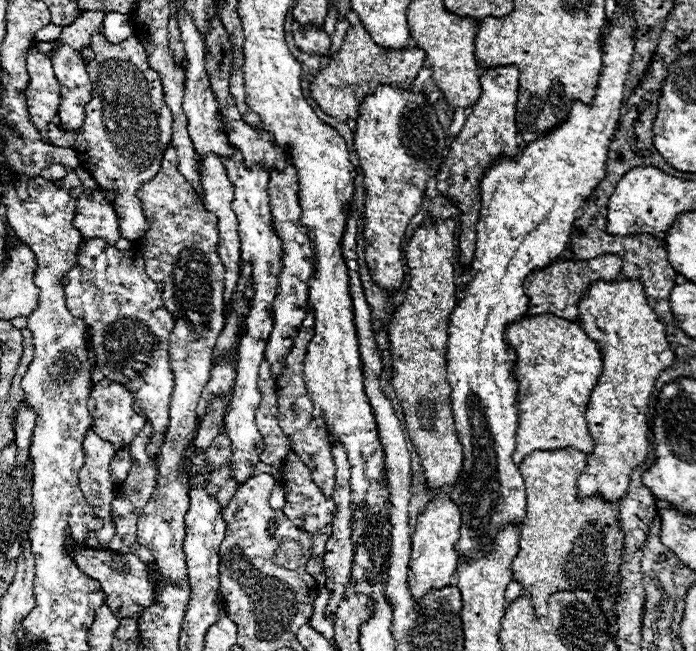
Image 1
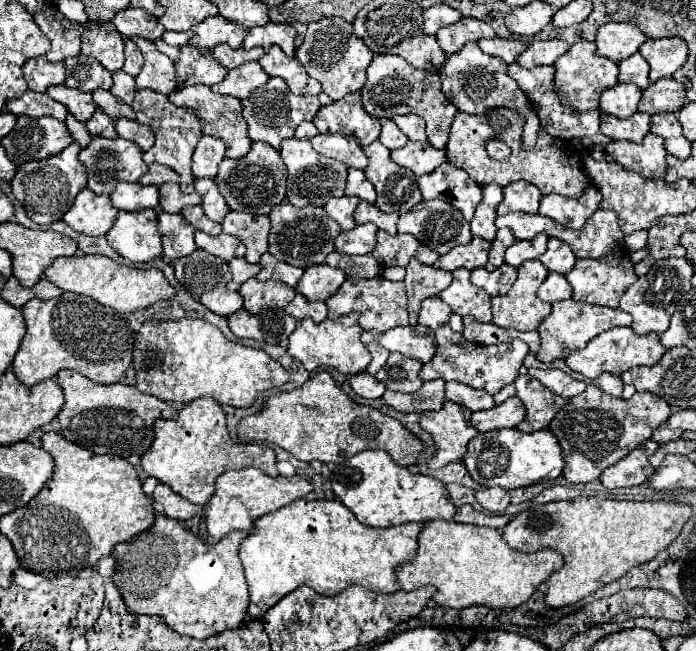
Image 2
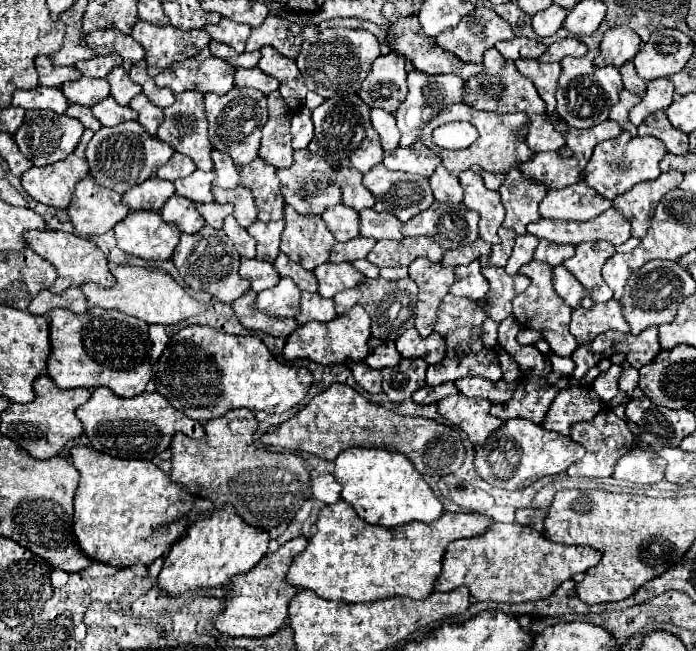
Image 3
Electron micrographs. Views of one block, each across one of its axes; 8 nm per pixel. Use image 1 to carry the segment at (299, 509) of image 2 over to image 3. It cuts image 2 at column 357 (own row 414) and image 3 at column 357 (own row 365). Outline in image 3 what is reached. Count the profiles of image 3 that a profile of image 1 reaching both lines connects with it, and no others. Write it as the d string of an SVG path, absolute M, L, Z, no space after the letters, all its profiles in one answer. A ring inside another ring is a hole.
M338 500L320 510L316 532L308 540L308 548L294 558L288 582L340 602L376 602L392 596L422 600L434 592L446 546L458 538L480 536L492 522L490 516L478 512L444 512L432 524L410 522L384 528L366 524L350 504Z

